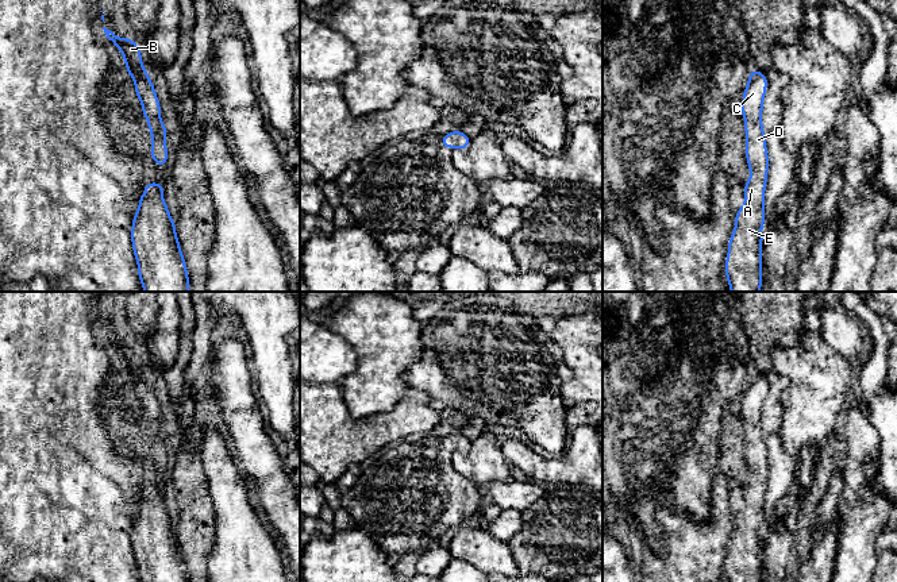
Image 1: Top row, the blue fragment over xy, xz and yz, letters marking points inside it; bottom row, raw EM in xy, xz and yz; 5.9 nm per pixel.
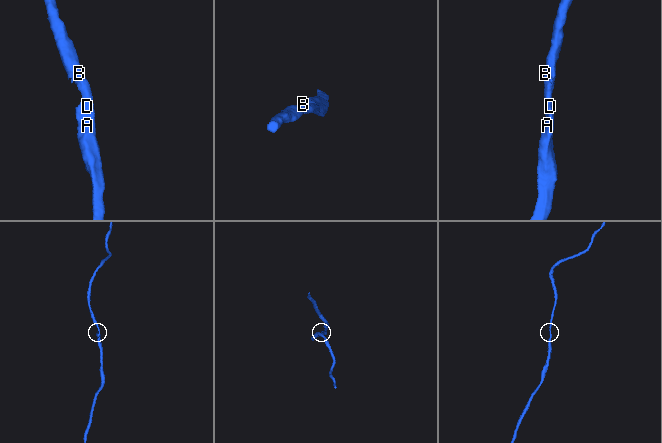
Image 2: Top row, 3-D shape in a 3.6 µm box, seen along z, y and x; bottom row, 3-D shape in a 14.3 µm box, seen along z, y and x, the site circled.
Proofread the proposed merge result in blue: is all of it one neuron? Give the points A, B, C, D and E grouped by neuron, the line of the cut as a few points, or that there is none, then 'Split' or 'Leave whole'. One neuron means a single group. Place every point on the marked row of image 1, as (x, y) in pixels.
Groups: A B C D E. No split. Leave whole

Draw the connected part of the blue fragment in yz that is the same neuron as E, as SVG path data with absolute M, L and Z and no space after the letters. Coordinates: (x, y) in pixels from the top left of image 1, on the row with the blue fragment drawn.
M751 69L742 97L750 180L743 184L744 204L735 212L735 227L728 240L724 273L731 292L761 292L762 288L762 227L766 221L765 192L769 174L769 153L762 124L767 77Z

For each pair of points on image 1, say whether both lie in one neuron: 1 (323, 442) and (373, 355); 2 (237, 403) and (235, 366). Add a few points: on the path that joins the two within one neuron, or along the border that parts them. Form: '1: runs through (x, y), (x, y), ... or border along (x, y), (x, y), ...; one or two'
1: border along (339, 384), (347, 411), (354, 417), (376, 415); two
2: runs through (235, 393), (235, 376); one

